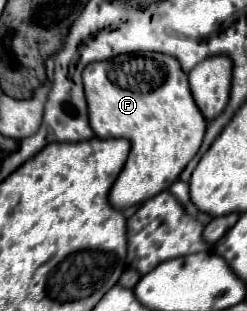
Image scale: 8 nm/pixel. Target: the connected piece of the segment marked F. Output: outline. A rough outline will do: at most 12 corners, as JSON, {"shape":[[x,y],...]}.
{"shape":[[177,59],[83,71],[97,137],[131,141],[123,211],[169,189],[207,121]]}

